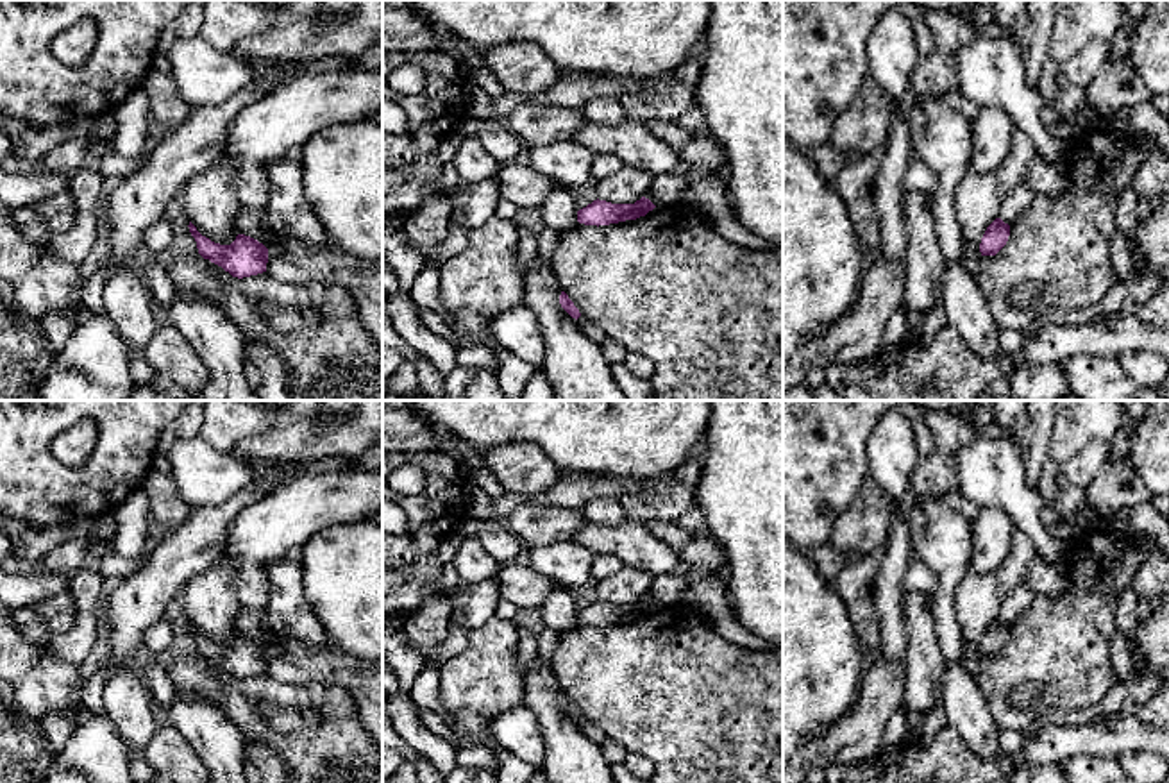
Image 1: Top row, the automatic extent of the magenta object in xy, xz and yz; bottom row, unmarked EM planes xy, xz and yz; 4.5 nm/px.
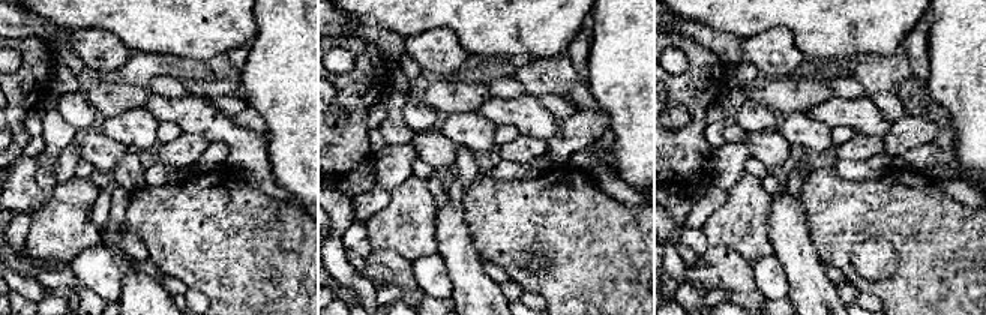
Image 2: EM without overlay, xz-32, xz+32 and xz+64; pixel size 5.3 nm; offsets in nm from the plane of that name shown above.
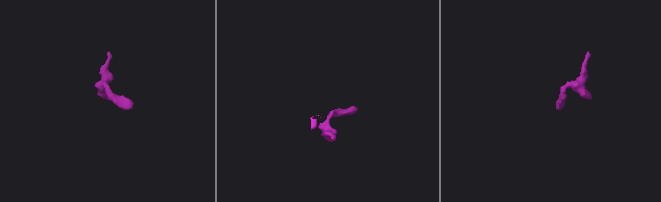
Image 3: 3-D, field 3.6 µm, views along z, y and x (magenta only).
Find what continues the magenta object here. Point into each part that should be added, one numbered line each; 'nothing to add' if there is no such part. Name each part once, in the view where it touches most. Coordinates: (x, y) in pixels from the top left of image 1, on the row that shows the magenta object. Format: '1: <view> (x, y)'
nothing to add

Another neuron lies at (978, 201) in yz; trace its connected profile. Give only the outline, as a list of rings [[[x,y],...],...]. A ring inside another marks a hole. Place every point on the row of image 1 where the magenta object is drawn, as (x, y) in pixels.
[[[1013,127],[1008,152],[1001,164],[987,173],[969,170],[955,195],[955,215],[963,238],[962,263],[978,279],[980,243],[987,227],[997,218],[1003,200],[1024,181],[1037,157],[1033,139]]]

